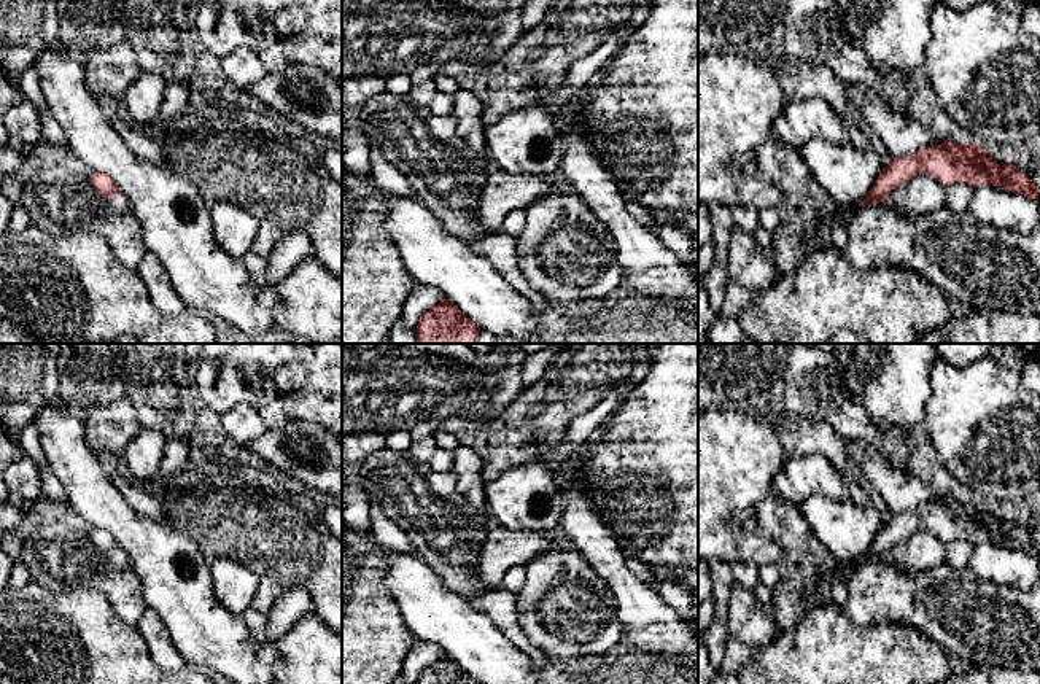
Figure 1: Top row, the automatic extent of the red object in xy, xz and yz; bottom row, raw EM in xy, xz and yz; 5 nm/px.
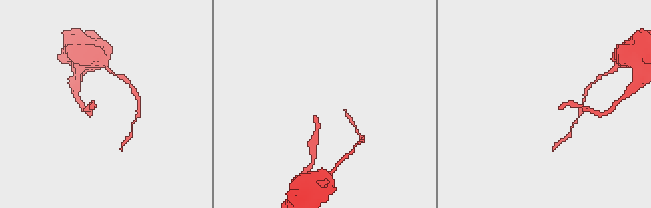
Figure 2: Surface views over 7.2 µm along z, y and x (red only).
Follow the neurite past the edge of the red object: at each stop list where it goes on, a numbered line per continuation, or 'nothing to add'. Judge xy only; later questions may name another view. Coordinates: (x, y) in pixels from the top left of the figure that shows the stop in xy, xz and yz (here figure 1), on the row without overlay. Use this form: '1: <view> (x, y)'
1: xy (120, 559)

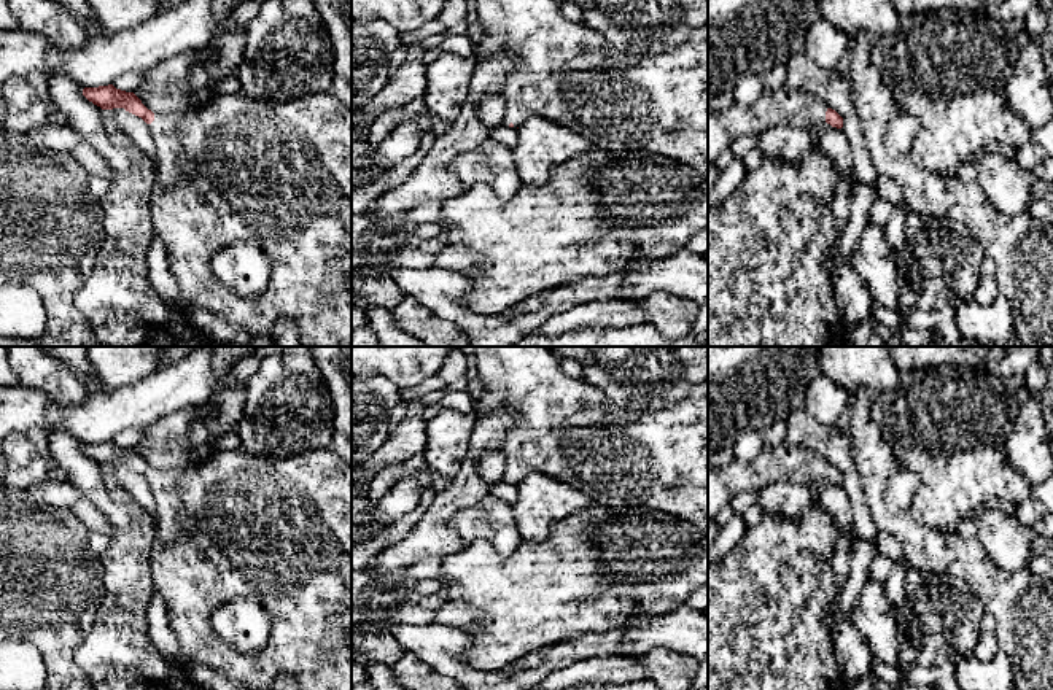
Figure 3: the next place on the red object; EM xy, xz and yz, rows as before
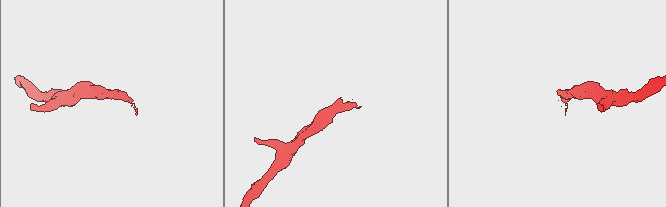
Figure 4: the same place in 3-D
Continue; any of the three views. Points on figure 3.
1: yz (786, 461)

